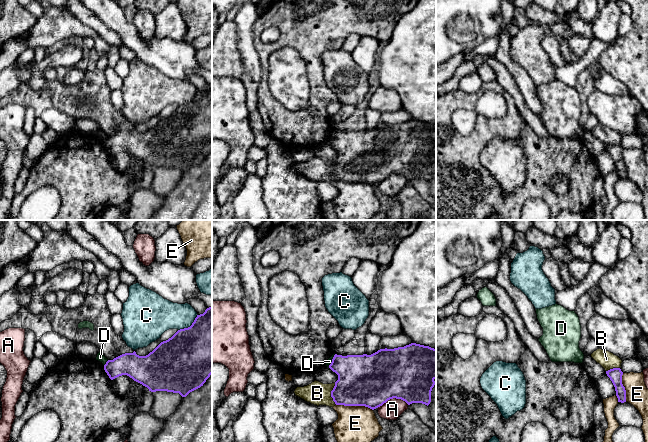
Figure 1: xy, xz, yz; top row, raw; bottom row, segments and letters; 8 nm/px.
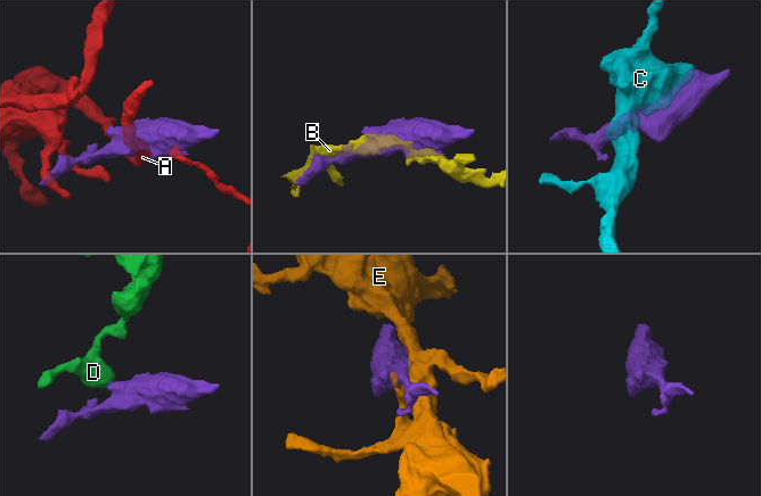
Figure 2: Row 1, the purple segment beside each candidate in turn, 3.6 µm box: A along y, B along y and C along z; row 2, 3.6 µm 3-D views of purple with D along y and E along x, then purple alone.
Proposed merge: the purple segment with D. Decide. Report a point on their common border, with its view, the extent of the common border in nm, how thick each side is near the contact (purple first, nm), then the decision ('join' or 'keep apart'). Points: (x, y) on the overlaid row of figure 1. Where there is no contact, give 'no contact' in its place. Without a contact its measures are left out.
contact xy (106, 363); length 60 nm; calibres 190 and 70 nm; keep apart

